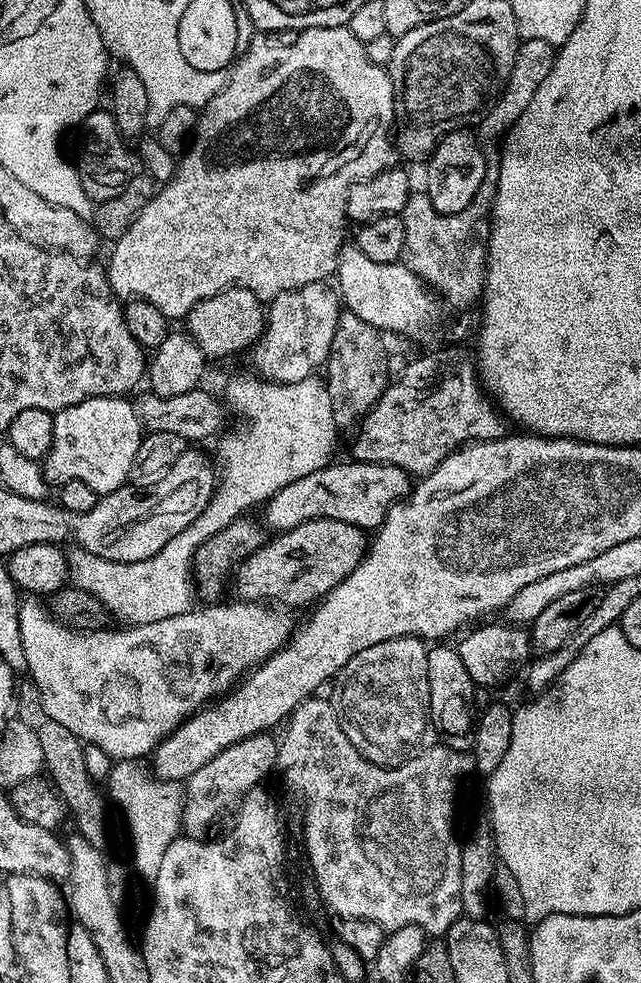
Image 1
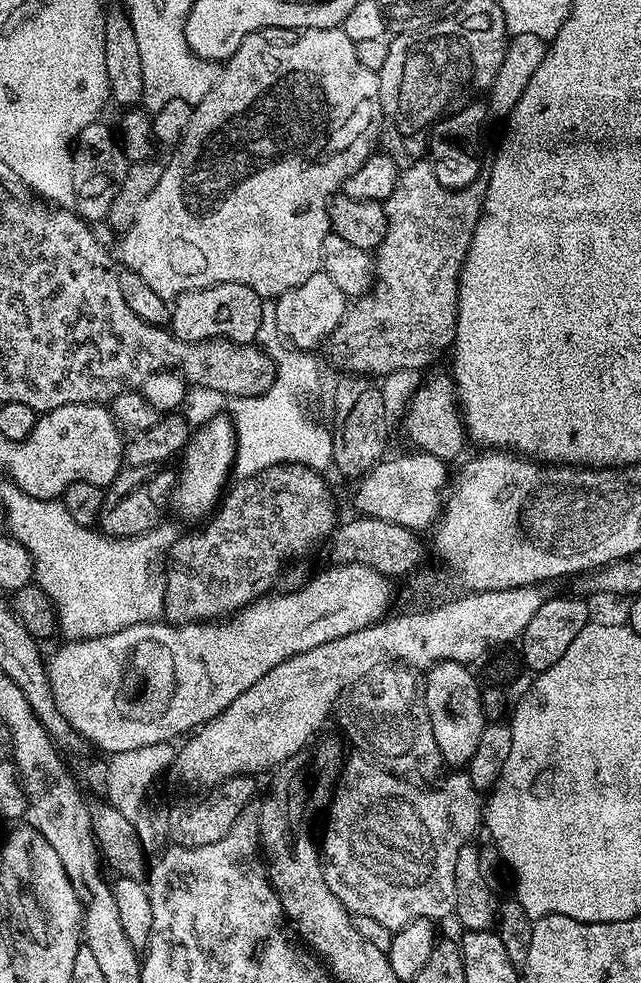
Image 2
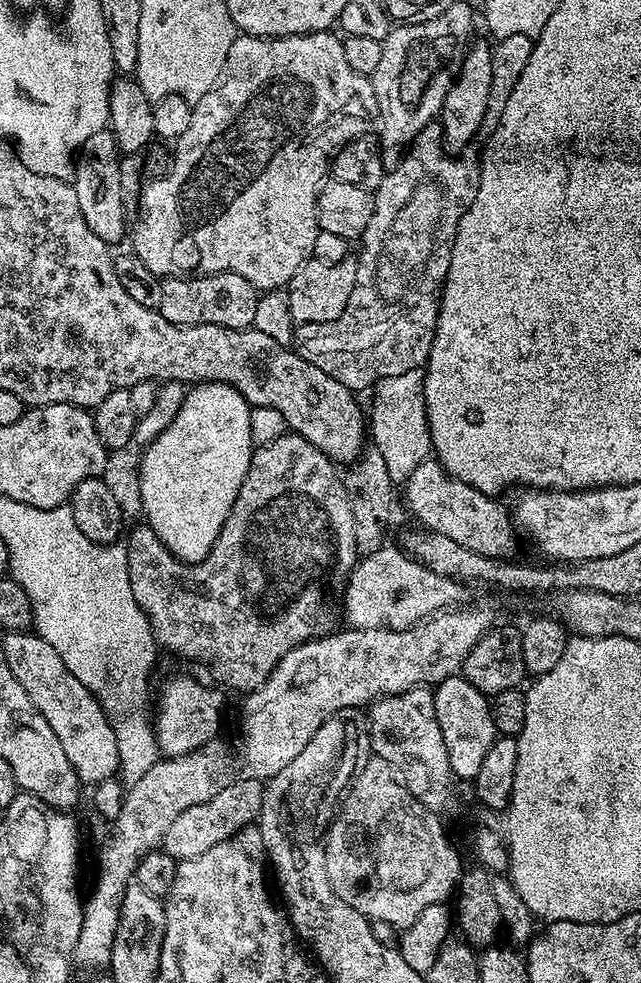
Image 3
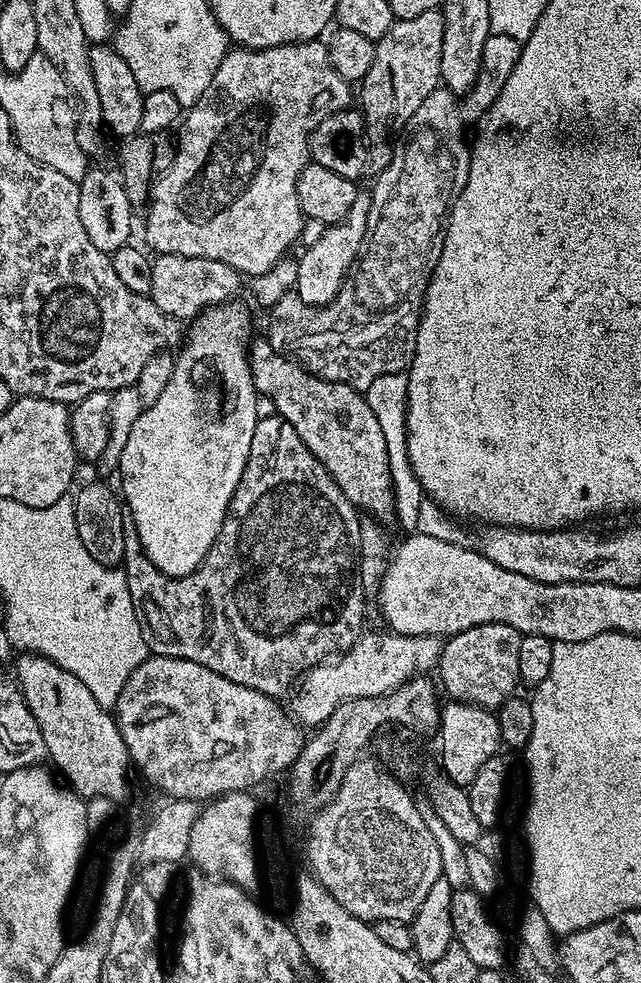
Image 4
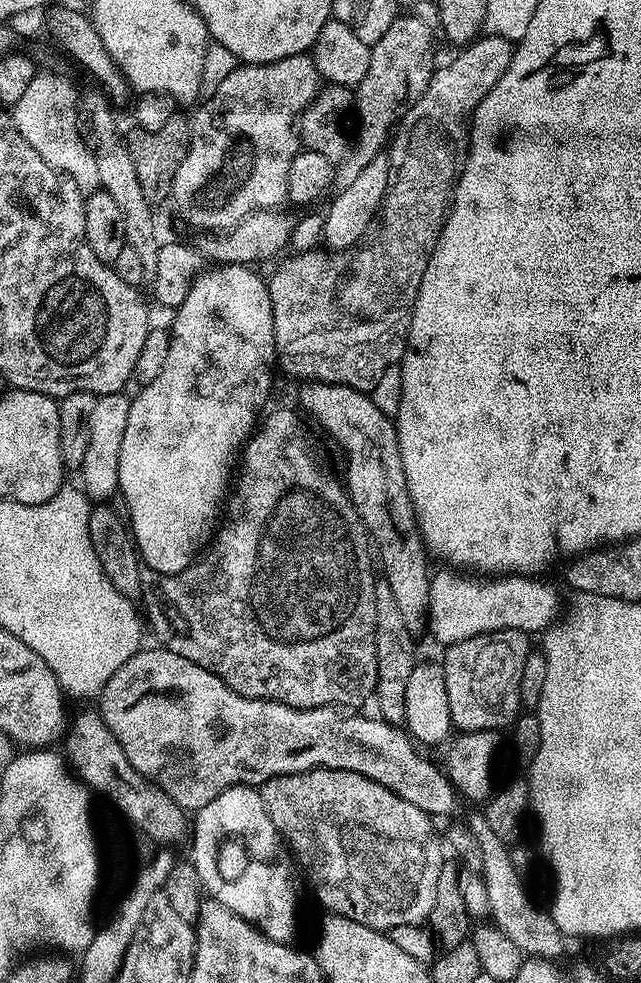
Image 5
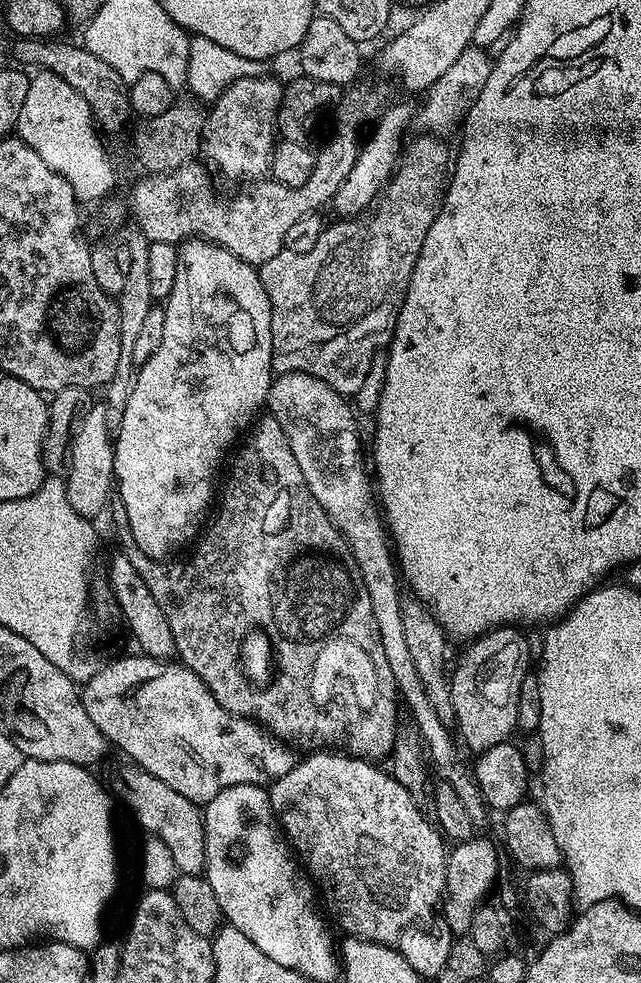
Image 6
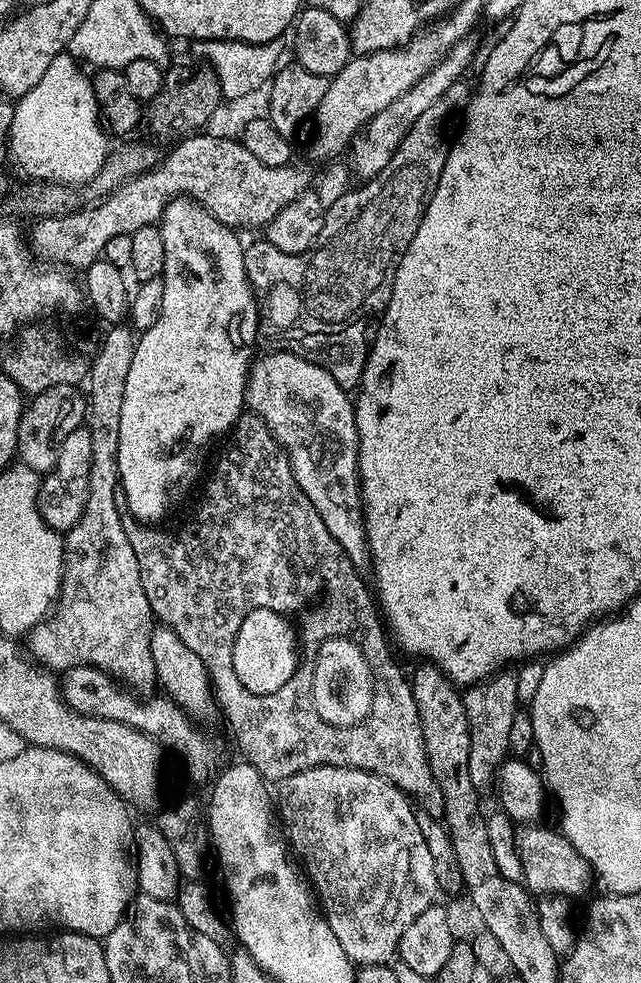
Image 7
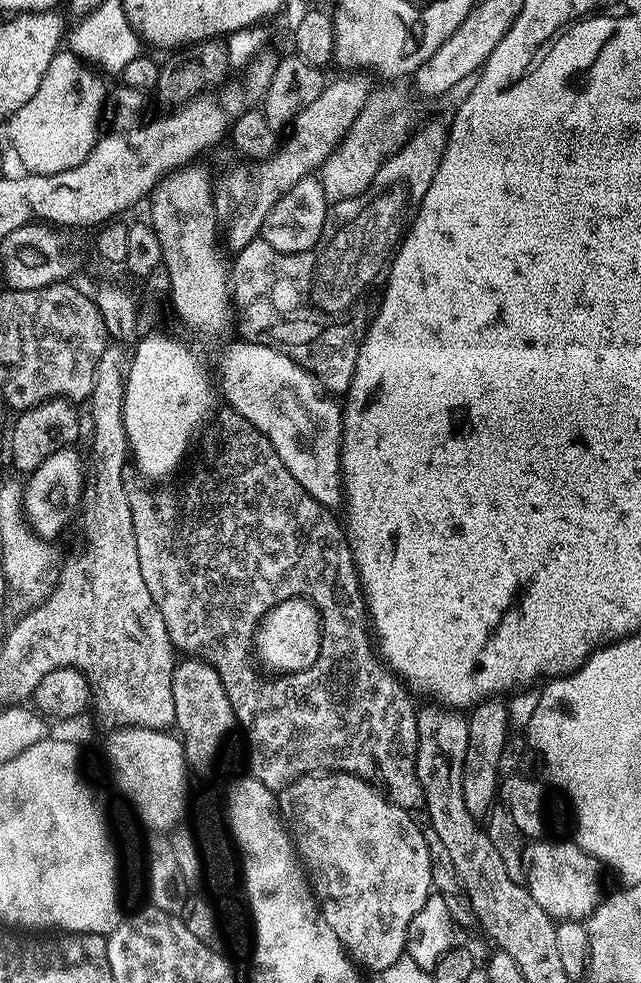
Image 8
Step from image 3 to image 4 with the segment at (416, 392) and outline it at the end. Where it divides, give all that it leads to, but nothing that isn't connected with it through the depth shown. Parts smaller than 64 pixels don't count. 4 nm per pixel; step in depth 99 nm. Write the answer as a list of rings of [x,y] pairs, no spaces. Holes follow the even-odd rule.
[[[395,372],[394,374],[379,375],[378,378],[364,390],[364,397],[370,410],[373,410],[374,416],[378,419],[378,426],[385,435],[387,457],[390,458],[390,470],[392,488],[395,490],[395,510],[396,524],[403,530],[403,533],[411,534],[420,527],[420,516],[422,514],[422,504],[426,494],[418,482],[417,475],[413,470],[412,463],[408,456],[408,396],[409,380],[407,373]]]

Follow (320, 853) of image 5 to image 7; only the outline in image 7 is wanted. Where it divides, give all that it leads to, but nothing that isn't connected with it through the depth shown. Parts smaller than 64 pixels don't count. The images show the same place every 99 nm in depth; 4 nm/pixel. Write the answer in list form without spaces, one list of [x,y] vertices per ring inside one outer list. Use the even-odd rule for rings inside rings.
[[[318,766],[310,770],[302,770],[290,778],[279,781],[278,788],[280,788],[278,816],[282,821],[283,831],[286,833],[291,851],[298,857],[315,895],[318,897],[319,907],[324,913],[324,921],[328,923],[330,930],[334,930],[334,938],[338,938],[342,950],[346,950],[352,963],[357,966],[388,964],[391,956],[393,959],[397,955],[400,939],[406,926],[410,926],[410,922],[414,922],[414,918],[418,918],[418,914],[422,914],[422,910],[433,907],[435,900],[432,899],[438,896],[434,878],[434,858],[430,856],[430,846],[426,846],[426,838],[422,838],[422,830],[418,830],[418,823],[415,822],[417,809],[414,807],[413,801],[384,776],[373,772],[363,772],[357,768],[339,768],[338,766]]]

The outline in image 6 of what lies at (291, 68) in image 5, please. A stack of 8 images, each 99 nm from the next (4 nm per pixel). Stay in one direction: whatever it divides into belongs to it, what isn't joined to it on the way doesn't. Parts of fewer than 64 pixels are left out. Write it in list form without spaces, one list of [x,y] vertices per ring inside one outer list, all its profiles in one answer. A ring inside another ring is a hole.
[[[265,74],[258,77],[242,78],[240,81],[234,82],[227,89],[225,89],[225,91],[221,93],[221,95],[217,97],[217,99],[211,105],[210,111],[207,113],[206,116],[204,134],[202,137],[202,156],[205,156],[205,158],[203,157],[203,159],[207,161],[207,163],[211,165],[213,169],[215,169],[214,167],[216,167],[222,175],[230,176],[234,180],[238,179],[239,176],[256,176],[252,178],[263,177],[260,175],[262,175],[263,172],[265,175],[265,173],[267,173],[272,166],[272,150],[274,147],[274,137],[277,135],[278,132],[278,129],[276,127],[276,115],[278,114],[278,110],[280,109],[281,102],[284,100],[284,90],[285,85],[283,83],[279,84],[279,82],[276,81],[275,78],[271,76],[271,74]]]

